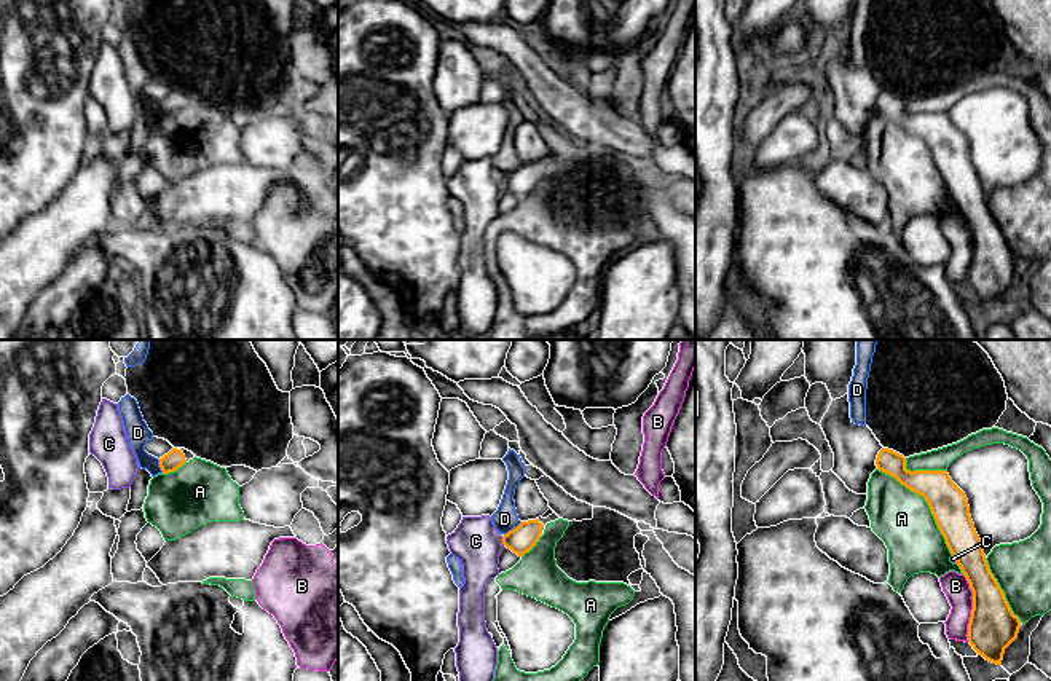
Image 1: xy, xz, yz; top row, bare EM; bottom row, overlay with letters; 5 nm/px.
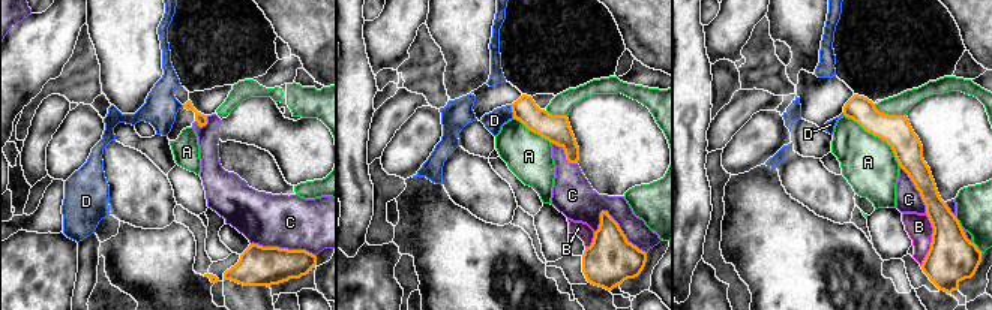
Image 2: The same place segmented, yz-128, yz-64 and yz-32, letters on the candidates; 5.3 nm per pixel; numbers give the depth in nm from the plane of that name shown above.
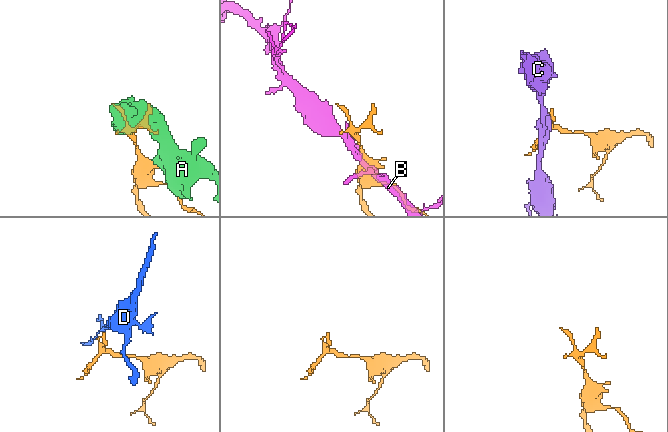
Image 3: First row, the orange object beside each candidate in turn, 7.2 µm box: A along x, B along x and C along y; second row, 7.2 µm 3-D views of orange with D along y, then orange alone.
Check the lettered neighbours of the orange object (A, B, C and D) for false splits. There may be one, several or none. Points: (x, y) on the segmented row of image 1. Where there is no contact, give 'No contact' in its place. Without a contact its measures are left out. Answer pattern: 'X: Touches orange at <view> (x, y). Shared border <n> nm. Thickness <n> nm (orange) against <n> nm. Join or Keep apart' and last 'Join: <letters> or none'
A: Touches orange at yz (928, 504). Shared border 600 nm. Thickness 190 nm (orange) against 300 nm. Keep apart
B: Touches orange at yz (970, 621). Shared border 220 nm. Thickness 240 nm (orange) against 130 nm. Keep apart
C: Touches orange at xz (503, 541). Shared border 50 nm. Thickness 140 nm (orange) against 240 nm. Keep apart
D: Touches orange at xz (514, 528). Shared border 120 nm. Thickness 140 nm (orange) against 120 nm. Keep apart
Join: none

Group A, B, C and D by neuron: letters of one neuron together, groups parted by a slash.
A / B / C / D

